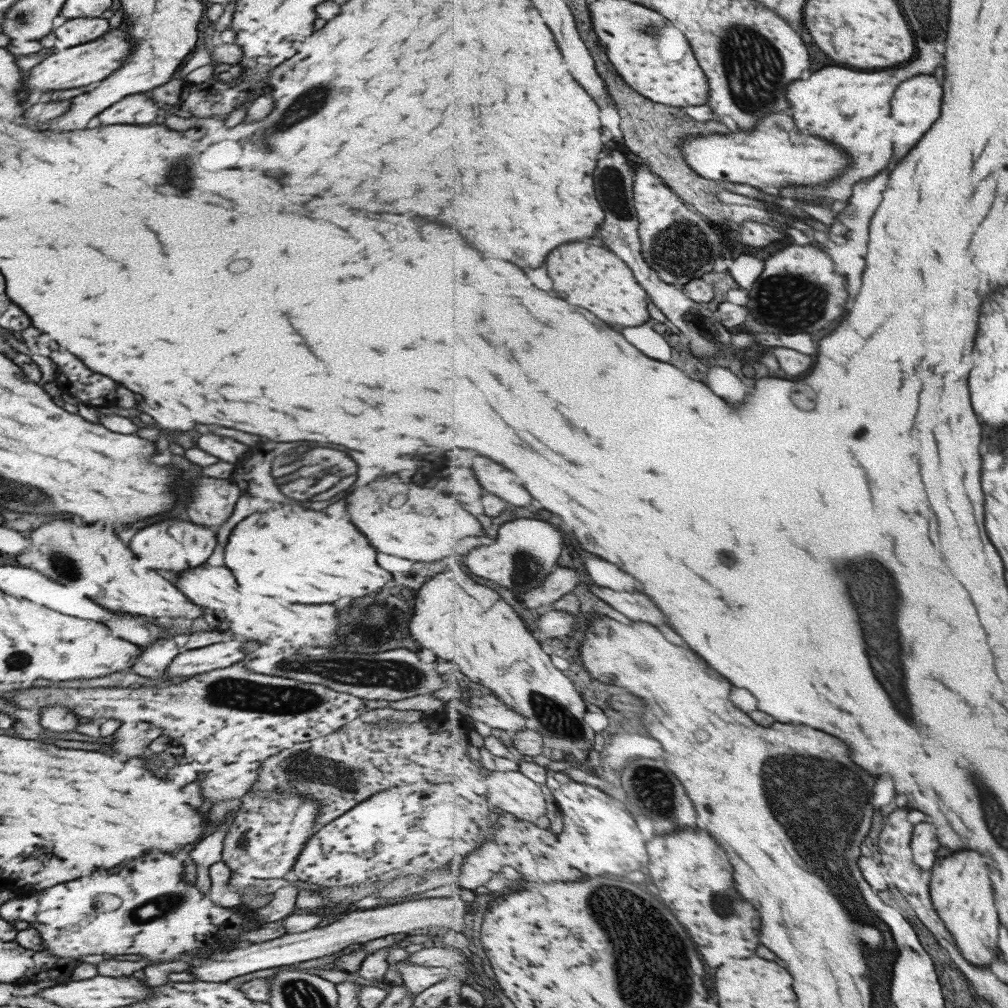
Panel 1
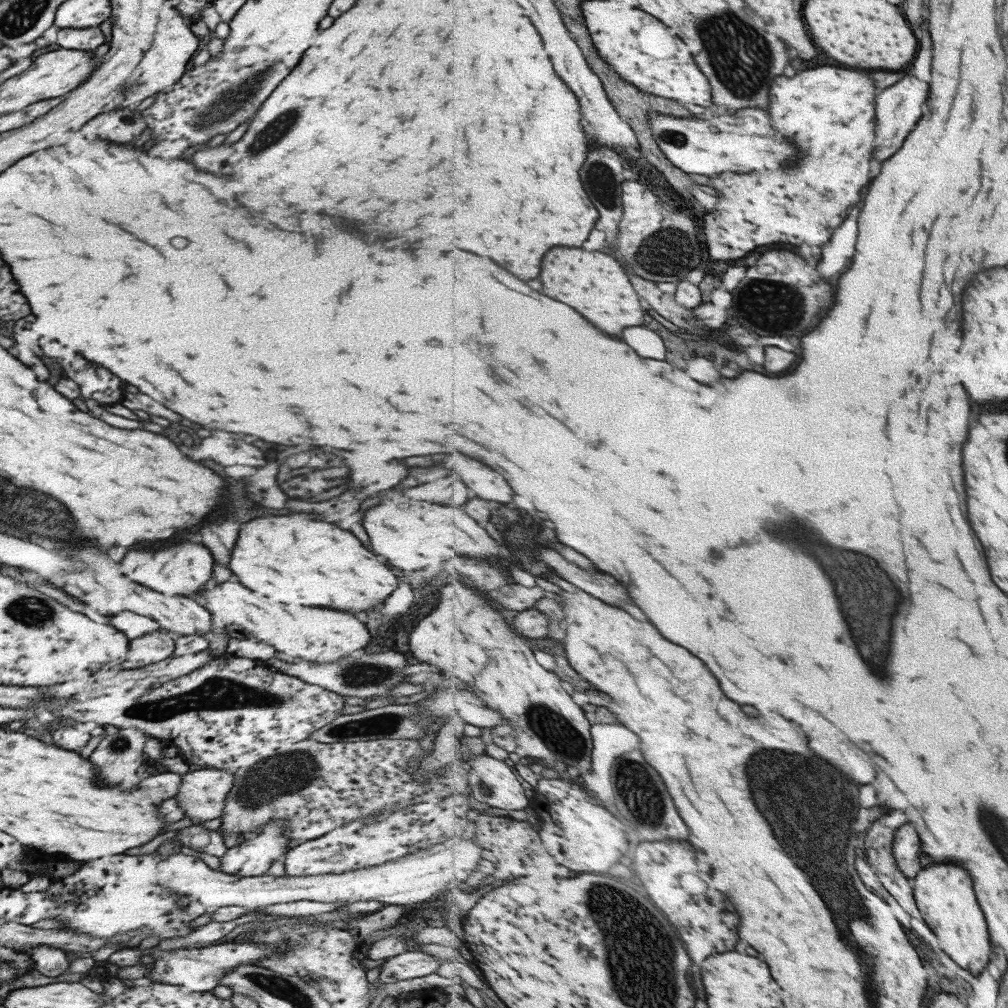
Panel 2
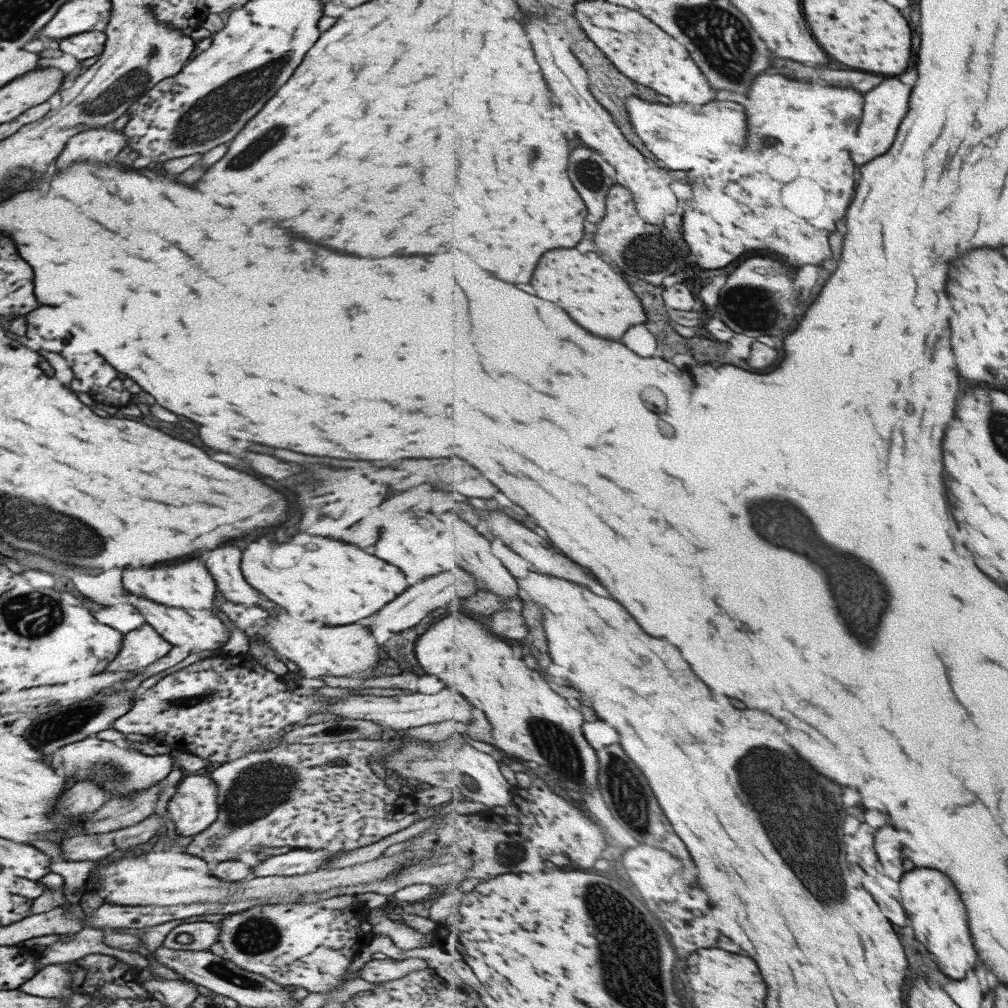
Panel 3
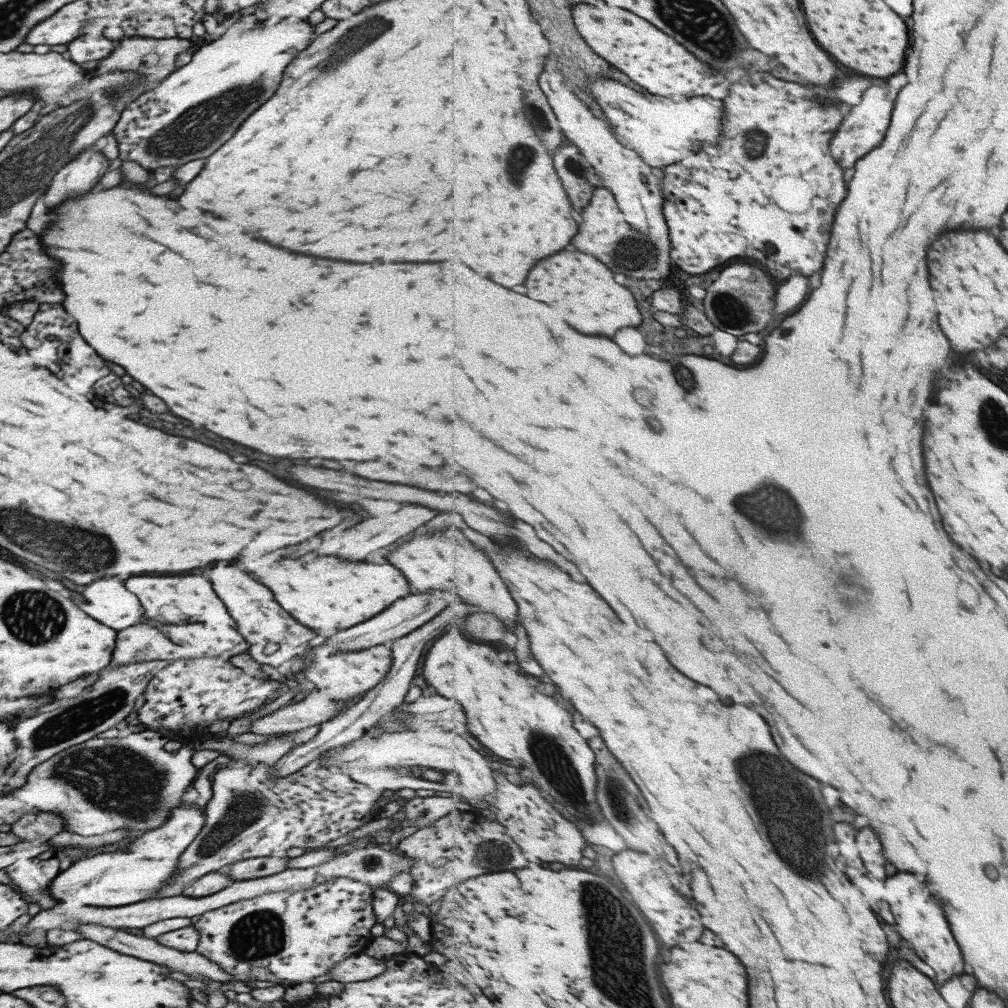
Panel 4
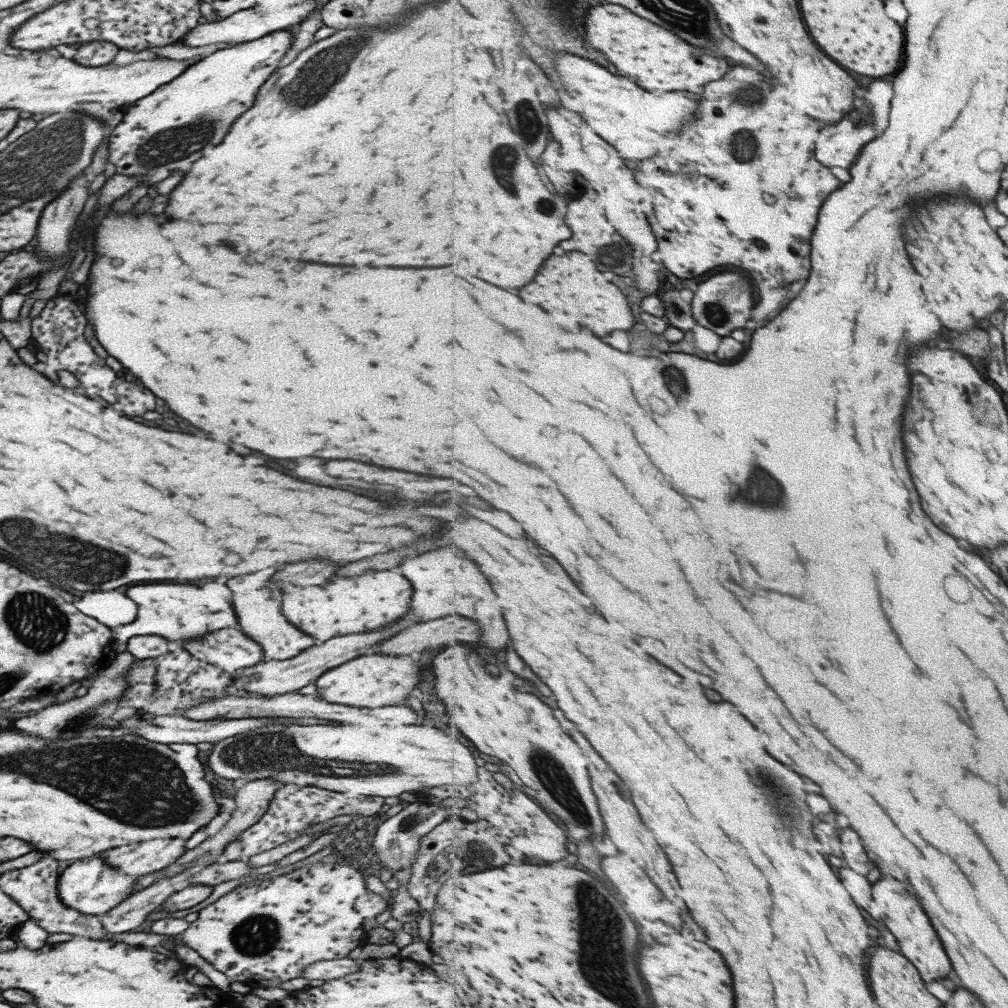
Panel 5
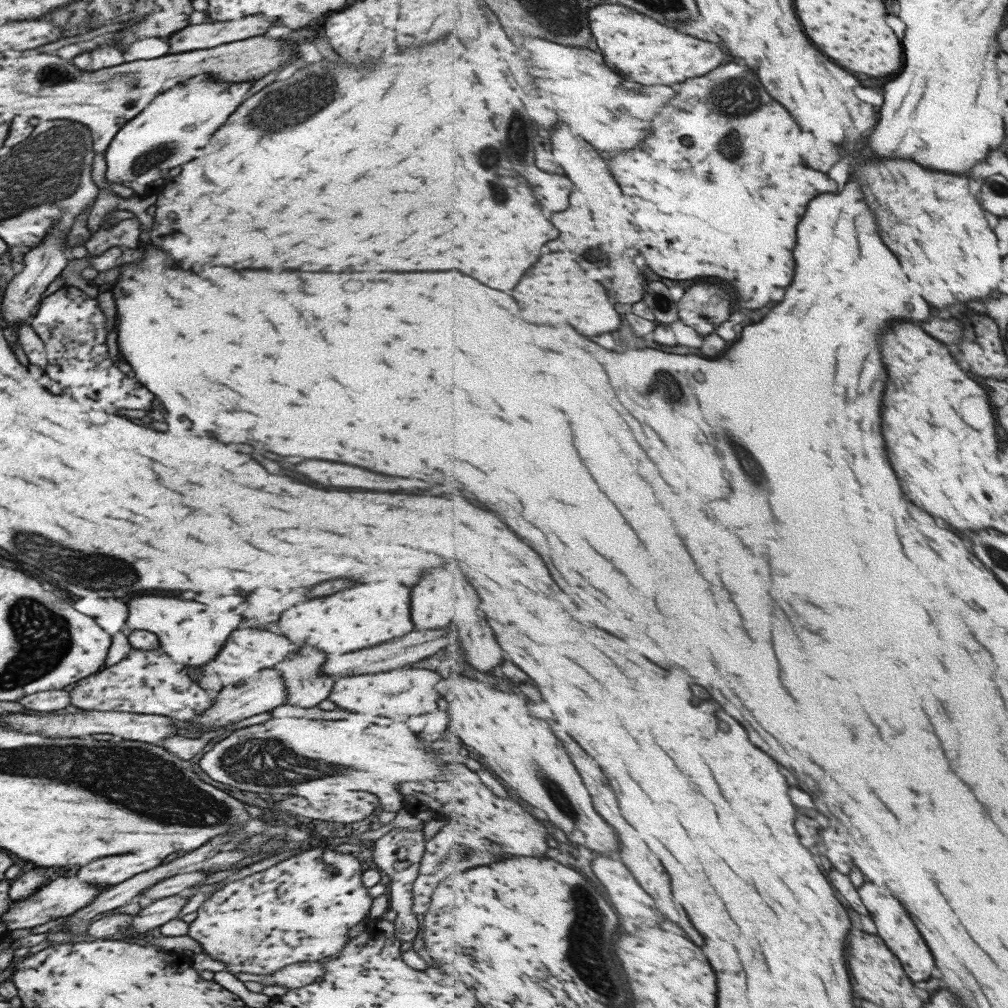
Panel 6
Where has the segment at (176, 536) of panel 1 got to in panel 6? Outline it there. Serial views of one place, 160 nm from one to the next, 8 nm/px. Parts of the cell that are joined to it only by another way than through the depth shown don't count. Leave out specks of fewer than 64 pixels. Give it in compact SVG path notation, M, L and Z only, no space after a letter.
M141 594L129 600L128 617L125 635L134 630L147 630L158 638L159 650L166 654L179 668L195 668L203 666L211 660L225 638L237 628L241 618L233 612L215 612L215 610L201 610L203 604L193 600L179 600L173 596L153 596Z

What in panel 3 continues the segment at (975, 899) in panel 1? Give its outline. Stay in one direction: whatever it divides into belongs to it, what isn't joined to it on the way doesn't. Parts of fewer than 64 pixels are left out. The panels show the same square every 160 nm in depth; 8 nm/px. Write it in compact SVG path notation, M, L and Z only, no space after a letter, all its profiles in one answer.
M917 868L901 880L901 902L915 924L918 942L925 944L939 958L943 972L955 980L965 978L977 966L980 954L973 944L969 911L953 880L947 874L941 874L941 870Z

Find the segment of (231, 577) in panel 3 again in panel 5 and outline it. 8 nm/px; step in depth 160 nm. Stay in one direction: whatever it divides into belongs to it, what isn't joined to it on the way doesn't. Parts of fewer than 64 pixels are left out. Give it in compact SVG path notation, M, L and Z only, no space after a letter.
M267 588L233 594L231 606L233 606L233 612L235 612L237 622L239 622L241 632L247 634L251 640L254 640L261 647L262 660L265 662L267 660L285 660L285 658L297 656L315 643L315 638L301 634L301 630L293 628L281 616L281 606L279 606L279 602L275 602L271 598L271 592Z

